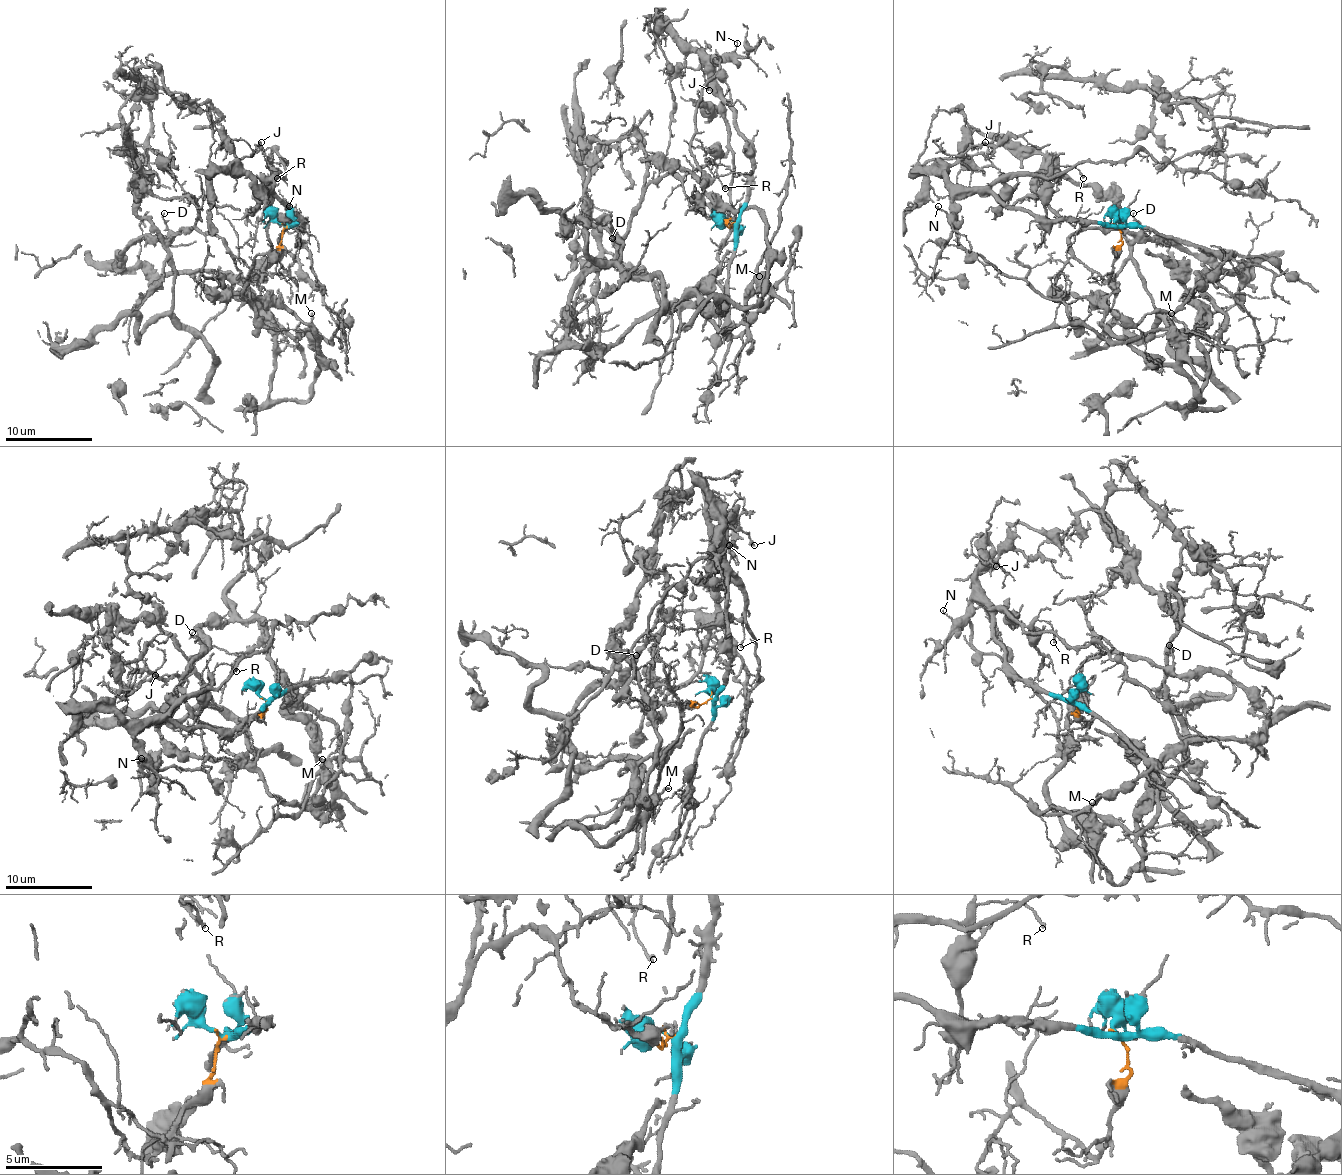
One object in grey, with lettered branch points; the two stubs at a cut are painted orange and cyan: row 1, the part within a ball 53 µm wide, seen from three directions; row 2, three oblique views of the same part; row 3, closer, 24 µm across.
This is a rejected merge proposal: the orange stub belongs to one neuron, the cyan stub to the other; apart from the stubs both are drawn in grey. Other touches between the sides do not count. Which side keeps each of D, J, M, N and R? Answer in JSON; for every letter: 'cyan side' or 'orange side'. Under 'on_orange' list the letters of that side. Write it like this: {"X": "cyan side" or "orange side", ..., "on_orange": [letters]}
{"D": "orange side", "J": "cyan side", "M": "orange side", "N": "cyan side", "R": "cyan side", "on_orange": ["D", "M"]}

